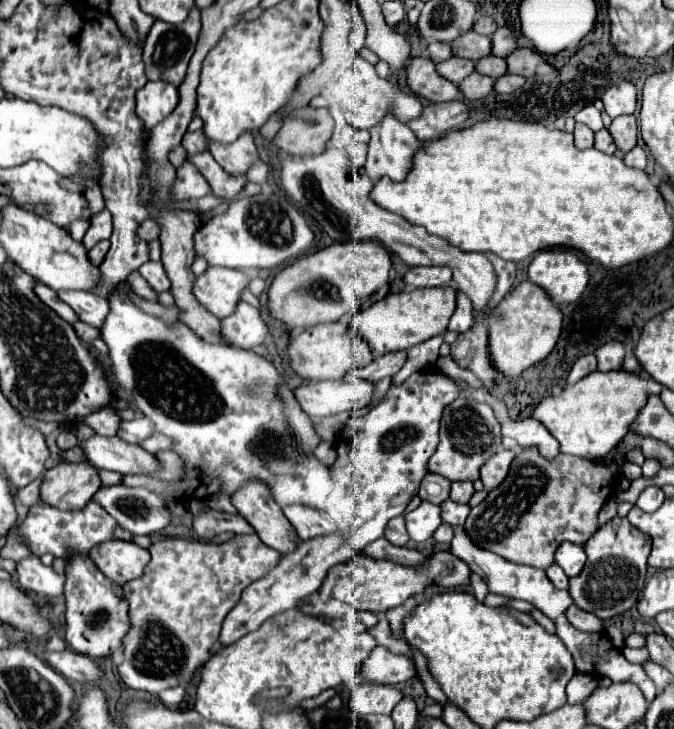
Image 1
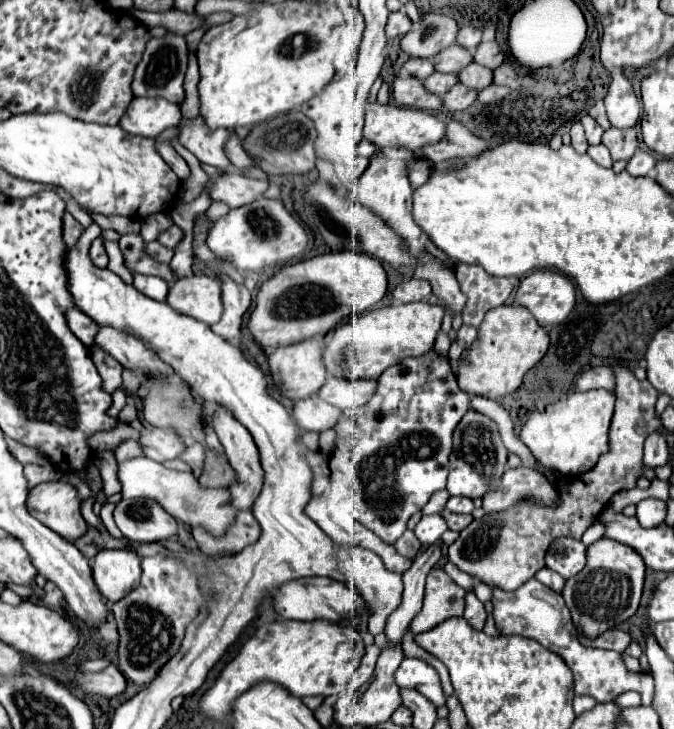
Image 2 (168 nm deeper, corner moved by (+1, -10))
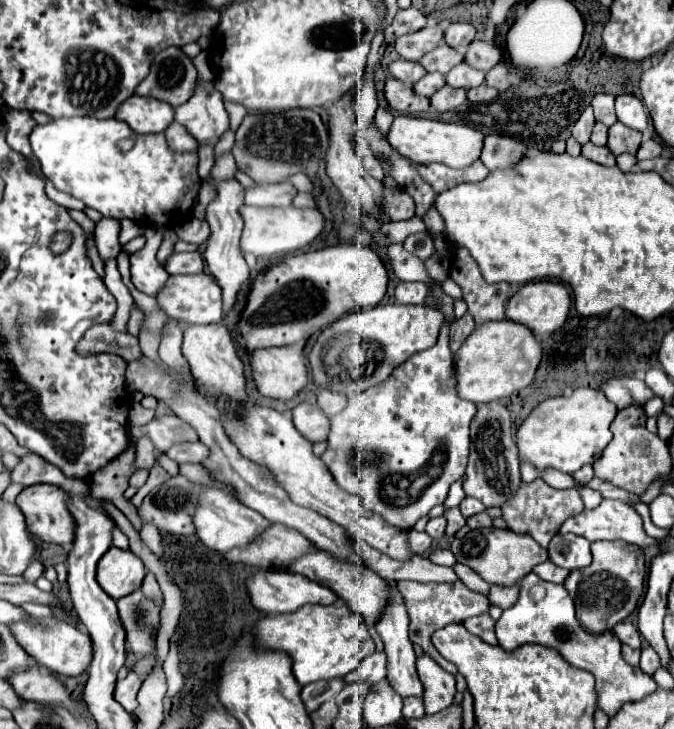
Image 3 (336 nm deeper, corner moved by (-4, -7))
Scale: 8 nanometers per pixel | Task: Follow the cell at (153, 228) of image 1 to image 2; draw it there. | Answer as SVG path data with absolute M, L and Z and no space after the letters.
M171 226L169 230L165 230L163 234L159 234L159 238L157 238L163 246L167 246L167 248L175 248L181 240L183 240L183 230L179 228L179 226Z

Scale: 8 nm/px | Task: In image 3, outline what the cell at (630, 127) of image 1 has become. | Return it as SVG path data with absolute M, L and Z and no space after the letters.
M620 121L608 129L608 149L614 155L622 155L622 153L634 155L638 151L640 143L642 143L642 133L624 127Z

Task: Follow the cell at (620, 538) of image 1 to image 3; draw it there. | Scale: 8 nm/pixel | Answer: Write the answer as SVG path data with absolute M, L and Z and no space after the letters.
M596 541L592 543L592 563L572 571L564 581L564 587L576 605L576 617L582 627L592 635L600 635L624 621L636 609L638 599L644 593L644 581L646 563L640 547L624 541Z

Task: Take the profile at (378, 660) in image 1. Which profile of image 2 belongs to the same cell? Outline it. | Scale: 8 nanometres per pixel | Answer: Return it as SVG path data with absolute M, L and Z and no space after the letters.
M403 658L401 666L395 672L395 680L401 688L419 690L437 708L443 706L447 700L443 694L443 688L441 688L439 674L433 670L433 666L429 666L427 662L419 660L419 658Z

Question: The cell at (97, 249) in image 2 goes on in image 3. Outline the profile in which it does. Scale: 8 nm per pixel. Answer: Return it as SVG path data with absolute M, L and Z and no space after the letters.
M104 217L96 223L94 241L96 241L96 247L98 247L102 261L114 259L120 253L122 245L118 243L118 233L120 233L120 223L116 219Z

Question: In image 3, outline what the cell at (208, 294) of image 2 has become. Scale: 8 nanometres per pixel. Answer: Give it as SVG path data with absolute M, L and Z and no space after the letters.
M174 275L168 279L168 283L162 287L160 295L156 297L160 309L180 321L180 323L192 323L192 325L208 325L208 323L220 323L222 321L222 295L216 281L206 275Z

